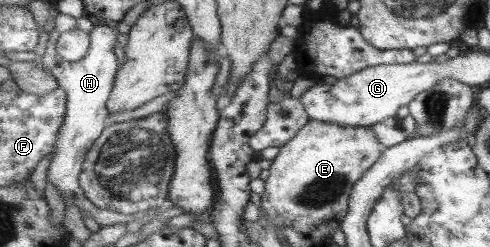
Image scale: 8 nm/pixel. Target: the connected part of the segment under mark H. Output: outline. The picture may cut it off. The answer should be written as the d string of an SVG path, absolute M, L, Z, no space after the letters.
M95 21L94 27L90 31L91 46L84 59L76 63L64 63L64 60L58 55L54 48L54 41L48 45L48 53L44 57L44 65L50 70L50 73L58 80L61 87L68 95L67 116L64 126L60 131L60 138L54 147L54 155L50 159L48 167L47 180L55 185L55 189L60 193L60 197L65 207L78 207L86 216L93 218L100 227L108 227L118 224L126 224L129 221L135 221L135 215L122 215L116 211L102 210L94 206L94 203L88 199L84 190L82 190L80 178L84 171L86 155L90 148L103 135L107 129L109 110L109 99L114 89L118 72L121 71L118 57L116 57L116 45L118 45L118 30L108 25Z

